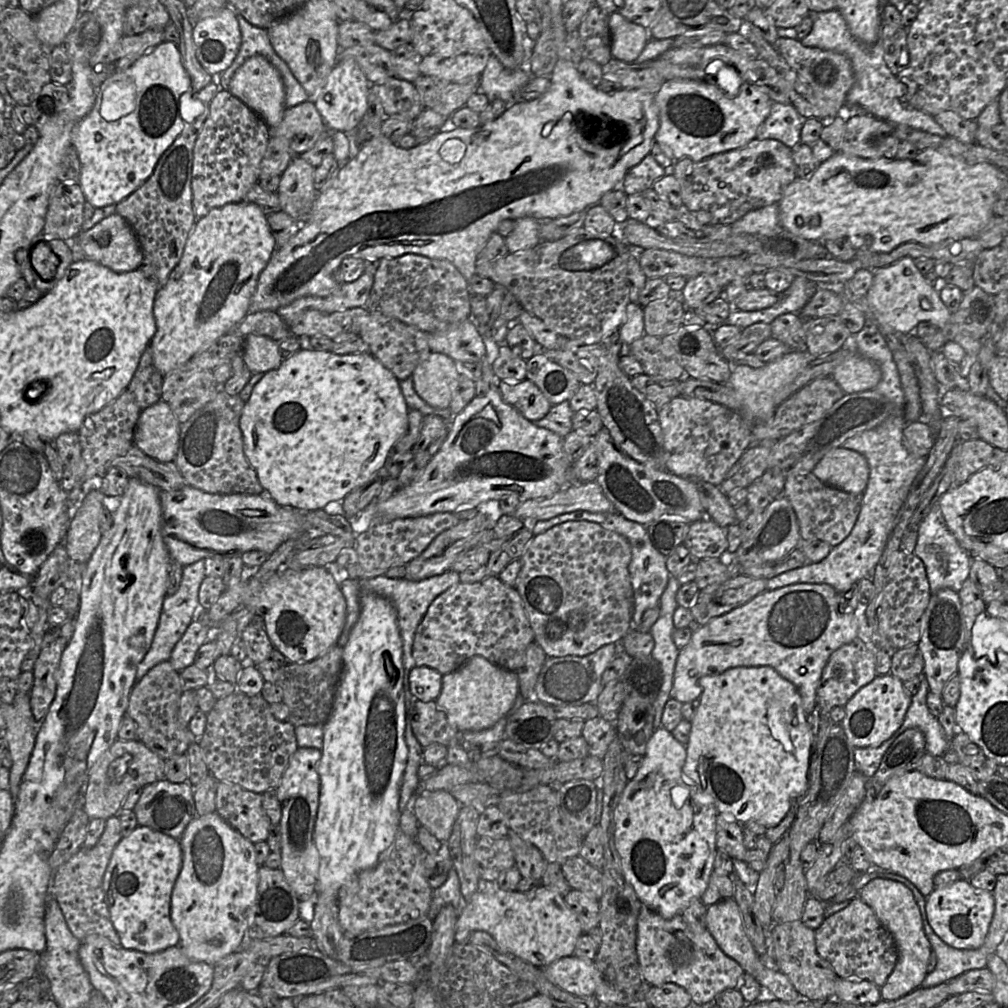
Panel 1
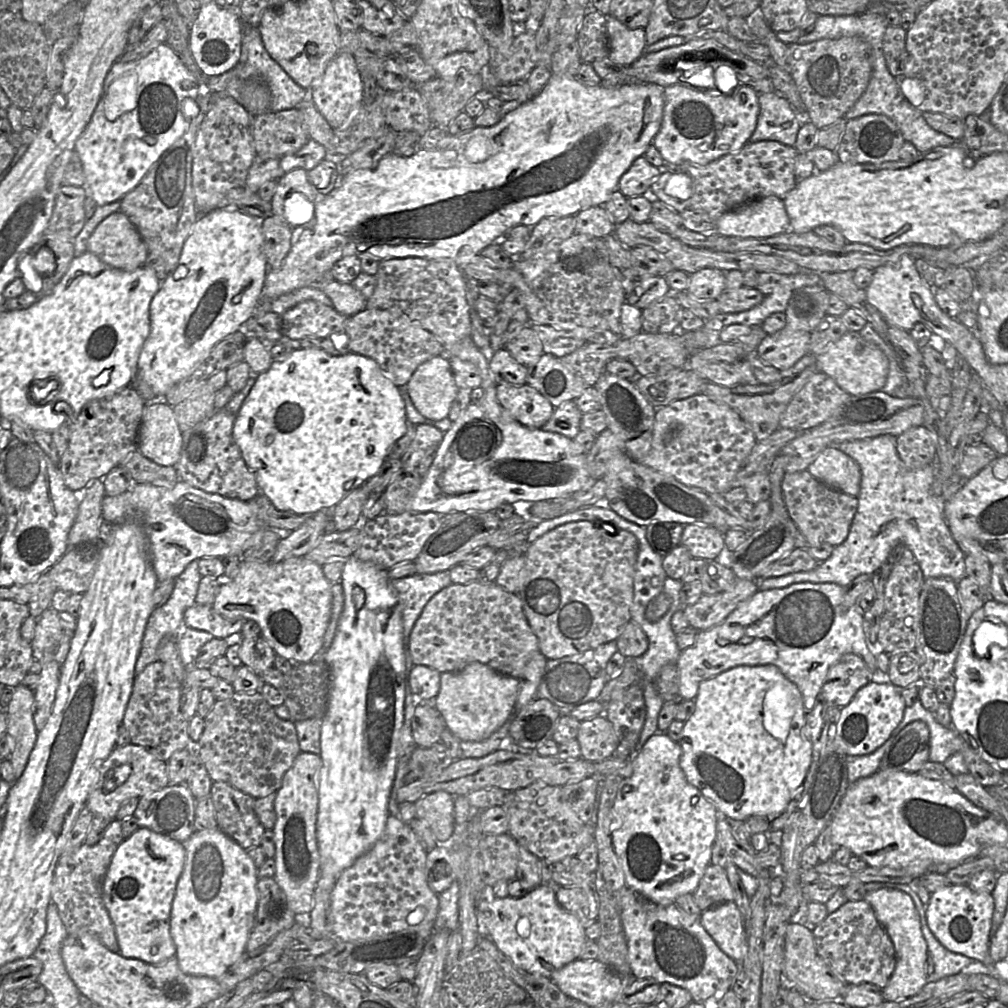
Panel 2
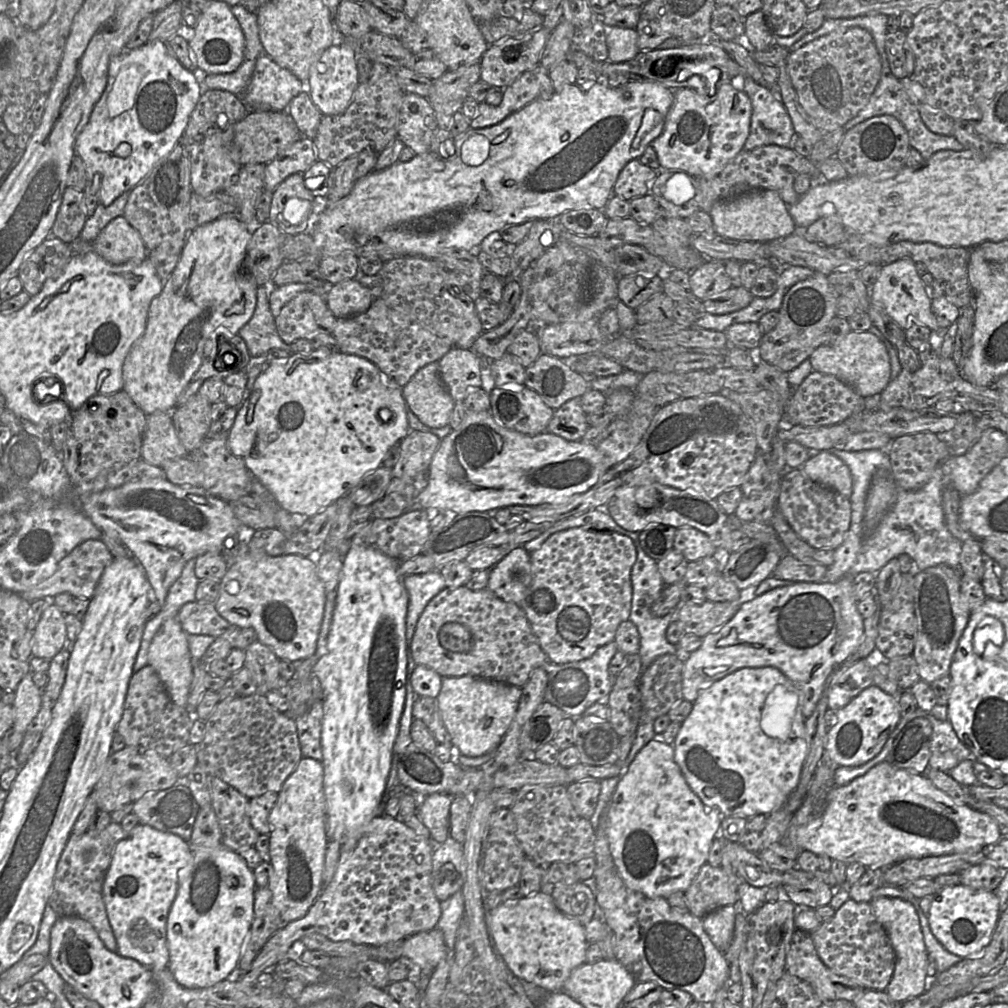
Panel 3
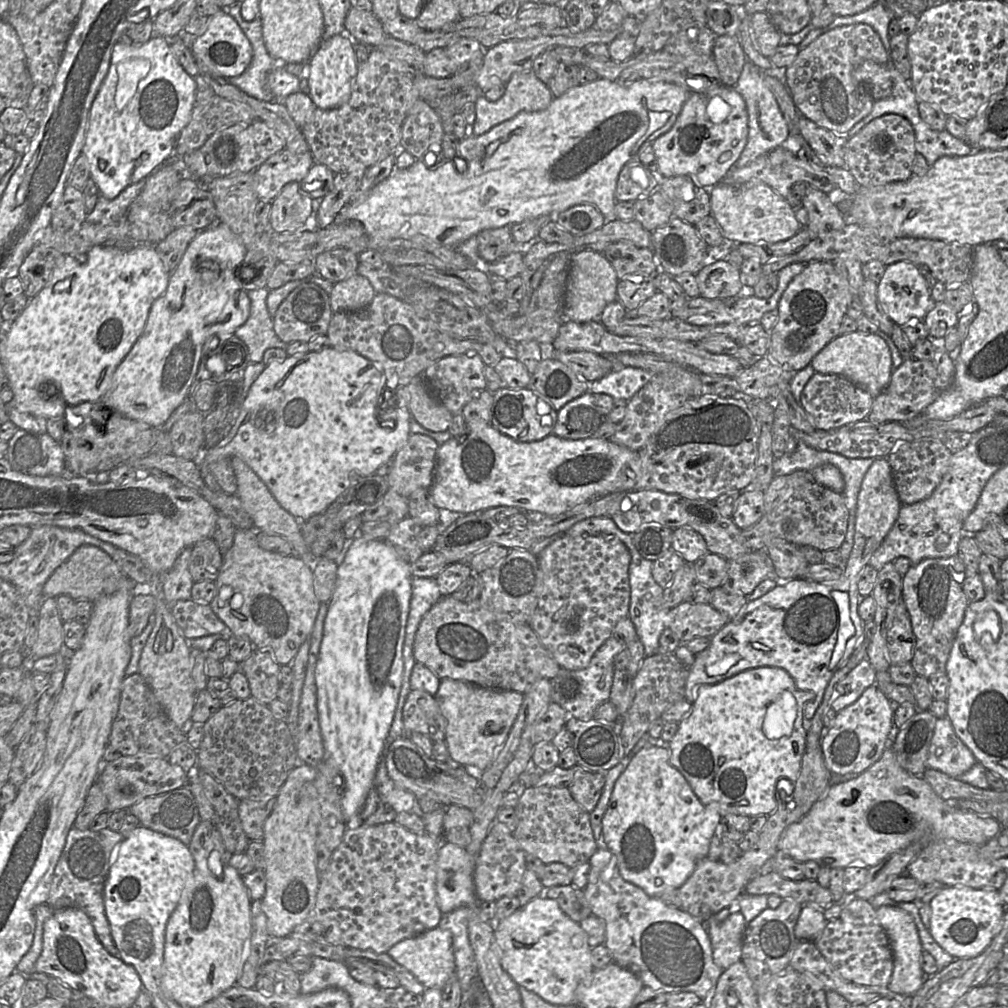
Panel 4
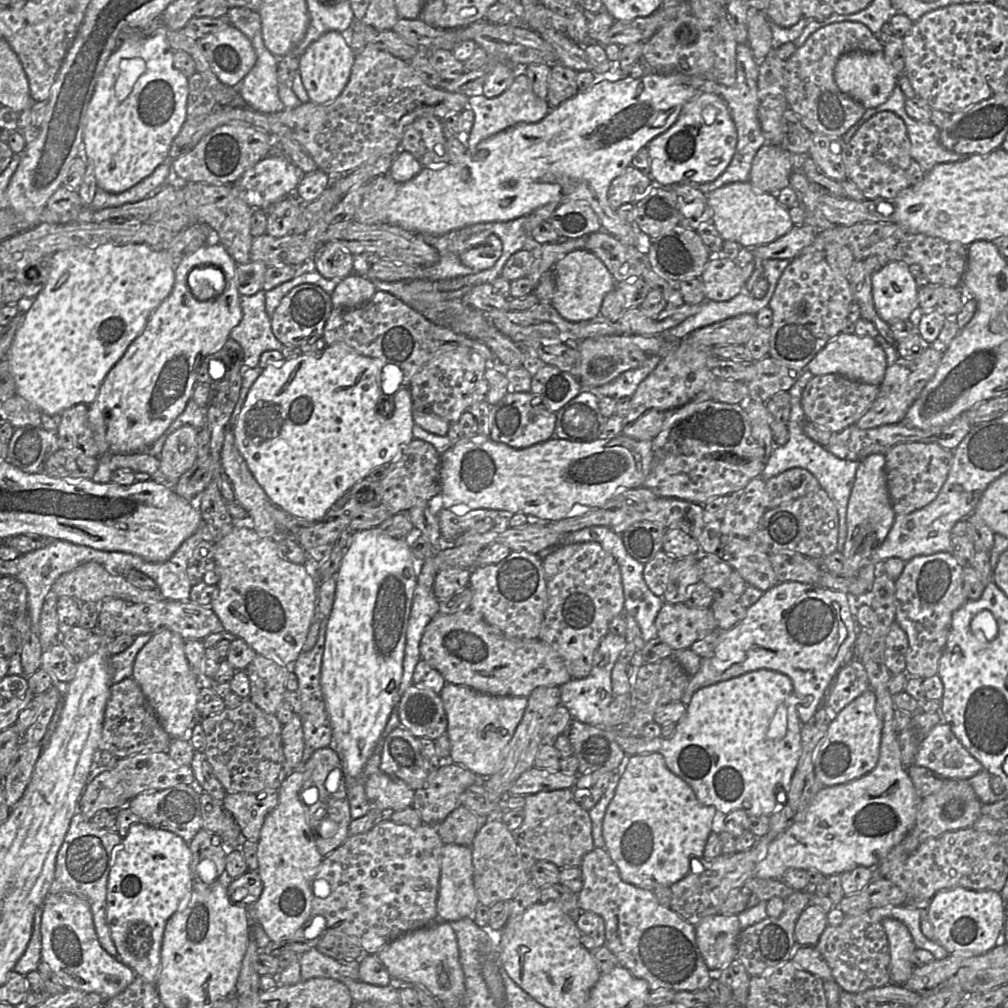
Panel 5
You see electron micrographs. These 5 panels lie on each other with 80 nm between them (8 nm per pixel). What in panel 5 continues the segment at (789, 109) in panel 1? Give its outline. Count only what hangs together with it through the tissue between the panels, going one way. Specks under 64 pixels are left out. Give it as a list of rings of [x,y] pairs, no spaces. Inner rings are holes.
[[[749,54],[749,62],[744,61],[744,75],[739,76],[736,82],[732,86],[725,86],[714,79],[711,76],[706,77],[706,81],[700,87],[700,92],[713,93],[723,98],[728,106],[731,118],[735,124],[737,130],[737,145],[733,158],[724,172],[711,182],[697,183],[688,182],[683,184],[689,184],[692,187],[700,190],[705,195],[708,195],[711,191],[722,187],[723,185],[732,182],[746,182],[749,181],[749,175],[751,170],[752,161],[761,146],[767,143],[767,140],[762,131],[760,121],[758,118],[759,99],[757,94],[757,79],[758,79],[758,63],[756,62],[753,54]]]

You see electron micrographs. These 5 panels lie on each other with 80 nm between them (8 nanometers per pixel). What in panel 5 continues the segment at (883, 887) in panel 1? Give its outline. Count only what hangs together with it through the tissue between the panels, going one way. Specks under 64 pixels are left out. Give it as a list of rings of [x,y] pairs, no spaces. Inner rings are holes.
[[[885,918],[881,924],[889,942],[891,983],[904,985],[915,967],[913,952],[917,947],[909,929],[900,920]]]

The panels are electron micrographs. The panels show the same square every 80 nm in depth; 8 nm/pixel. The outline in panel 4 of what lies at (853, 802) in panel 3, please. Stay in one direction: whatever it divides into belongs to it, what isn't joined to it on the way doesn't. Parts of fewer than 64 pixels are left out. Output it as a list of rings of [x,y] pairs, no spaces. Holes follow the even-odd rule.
[[[893,720],[881,757],[854,778],[830,785],[804,817],[785,830],[779,841],[778,851],[784,852],[800,863],[812,860],[830,869],[845,869],[855,864],[872,867],[887,855],[915,842],[928,844],[952,838],[983,845],[998,834],[1002,827],[994,818],[964,811],[954,802],[945,801],[933,791],[922,775],[912,775],[899,765],[893,751],[897,731],[898,727]]]

